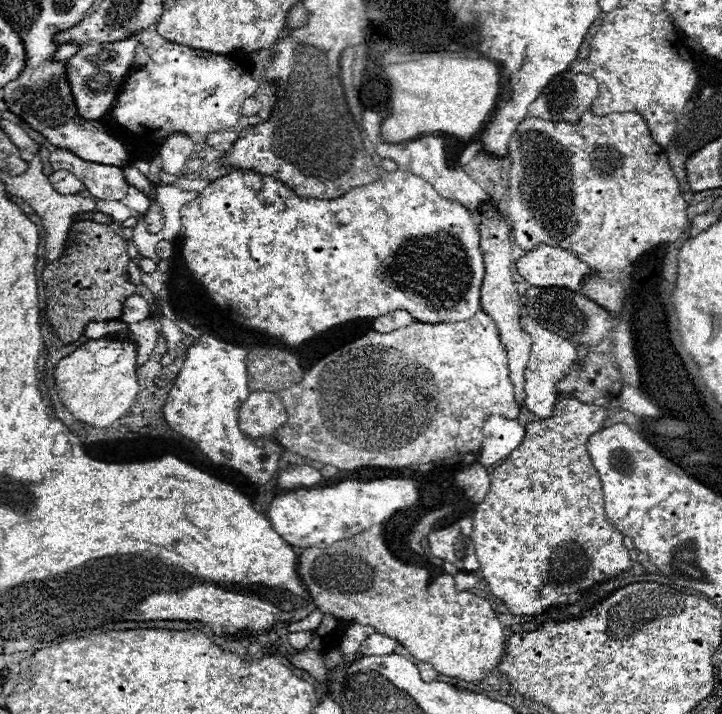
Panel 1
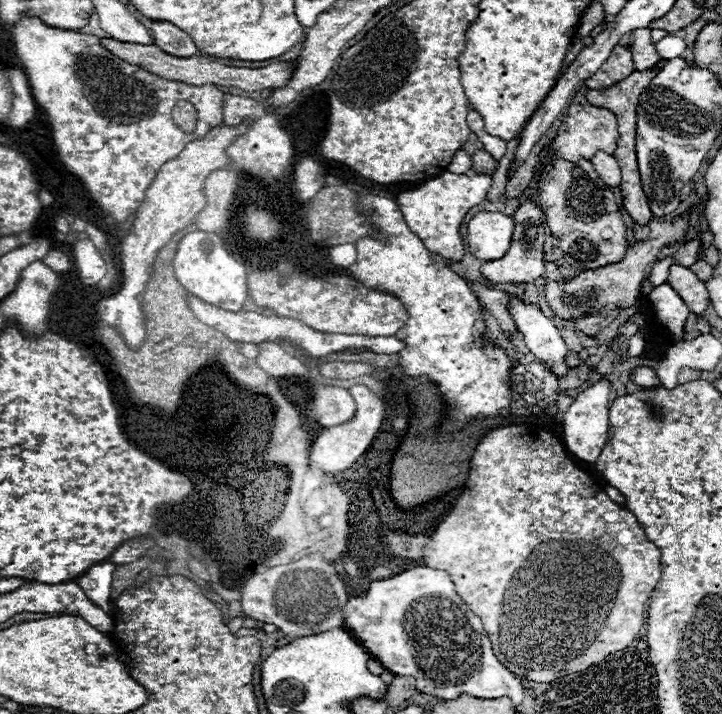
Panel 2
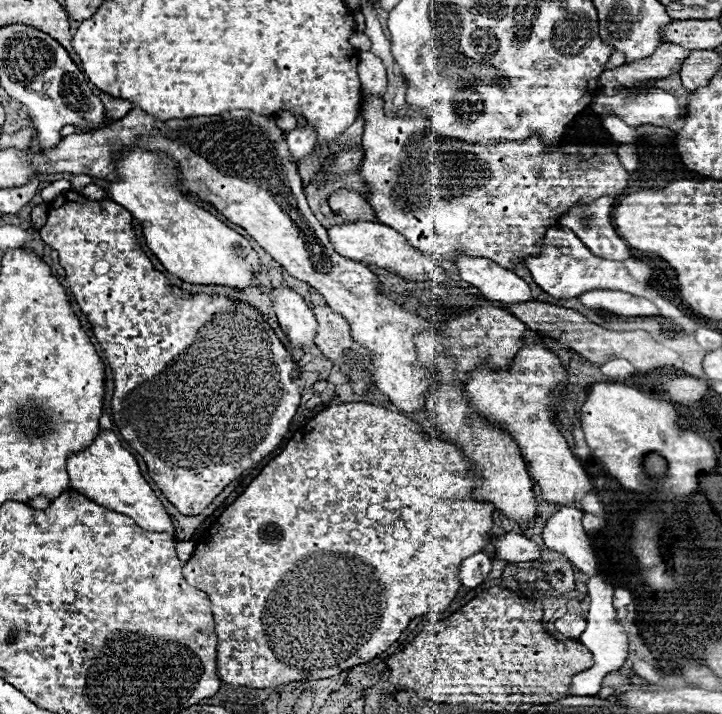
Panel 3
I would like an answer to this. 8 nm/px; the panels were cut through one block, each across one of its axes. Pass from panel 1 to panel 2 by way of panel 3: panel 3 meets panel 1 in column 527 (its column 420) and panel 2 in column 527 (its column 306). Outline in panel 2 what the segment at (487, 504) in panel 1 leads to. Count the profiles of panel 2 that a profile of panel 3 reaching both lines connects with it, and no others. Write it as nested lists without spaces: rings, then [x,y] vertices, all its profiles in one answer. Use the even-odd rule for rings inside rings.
[[[510,424],[504,428],[494,428],[484,434],[478,442],[468,470],[468,480],[462,496],[450,514],[440,522],[430,540],[424,544],[424,564],[436,570],[446,570],[456,586],[460,598],[472,608],[476,616],[482,618],[484,630],[490,636],[492,650],[496,658],[508,666],[514,674],[534,680],[534,682],[550,682],[560,676],[580,672],[608,654],[624,650],[632,644],[636,634],[640,634],[646,620],[646,602],[660,580],[660,550],[646,540],[644,530],[640,528],[636,516],[624,508],[620,508],[614,500],[608,498],[602,486],[598,486],[586,472],[582,472],[566,454],[560,440],[546,428],[538,428],[532,424]]]

